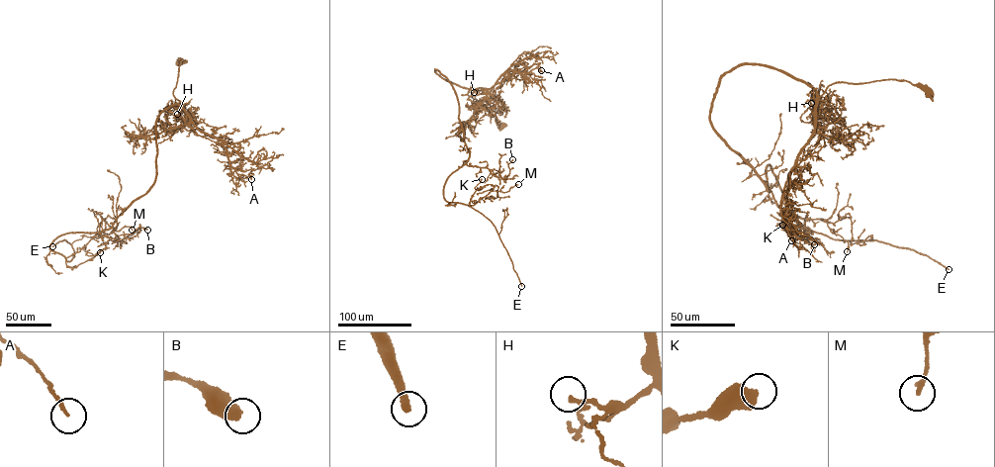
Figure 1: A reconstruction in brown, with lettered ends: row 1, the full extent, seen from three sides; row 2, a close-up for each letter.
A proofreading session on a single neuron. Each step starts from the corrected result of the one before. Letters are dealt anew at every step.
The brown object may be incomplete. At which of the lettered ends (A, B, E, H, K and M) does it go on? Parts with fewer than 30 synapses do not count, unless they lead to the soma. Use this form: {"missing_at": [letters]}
{"missing_at": ["E"]}

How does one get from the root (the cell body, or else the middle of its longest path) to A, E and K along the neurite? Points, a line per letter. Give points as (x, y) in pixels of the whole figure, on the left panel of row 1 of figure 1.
A: (181, 59), (173, 95), (191, 122), (203, 133), (221, 140), (229, 165), (235, 172), (251, 175), (251, 179)
E: (181, 59), (181, 105), (156, 123), (153, 185), (112, 227), (53, 240), (69, 261), (69, 242), (52, 246)
K: (181, 59), (181, 105), (157, 118), (150, 190), (112, 227), (49, 247), (71, 267), (100, 252)

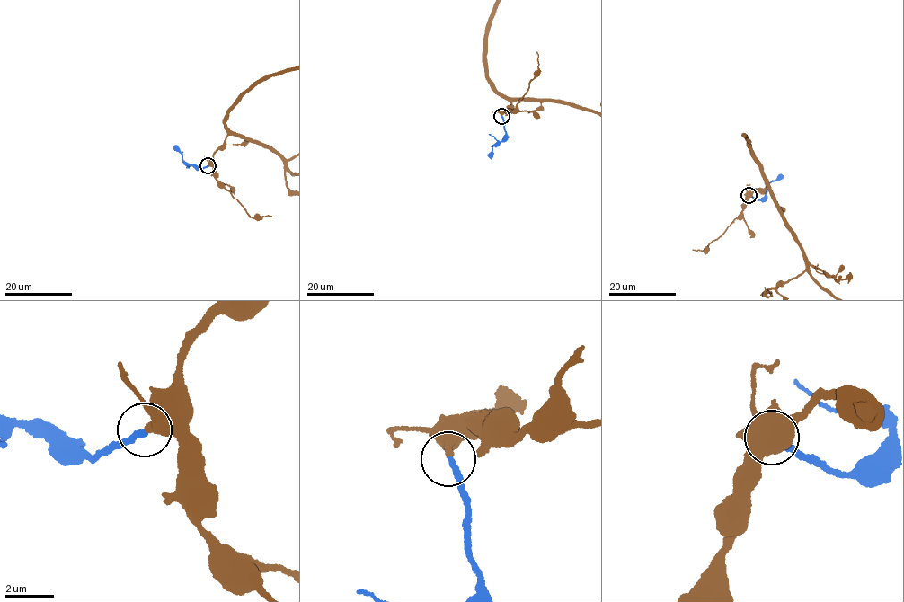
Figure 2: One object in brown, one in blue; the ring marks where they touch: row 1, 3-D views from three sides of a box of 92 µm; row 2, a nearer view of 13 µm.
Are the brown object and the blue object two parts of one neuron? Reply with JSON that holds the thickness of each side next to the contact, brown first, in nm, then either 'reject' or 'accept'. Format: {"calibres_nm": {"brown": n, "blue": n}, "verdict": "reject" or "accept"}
{"calibres_nm": {"brown": 360, "blue": 240}, "verdict": "accept"}

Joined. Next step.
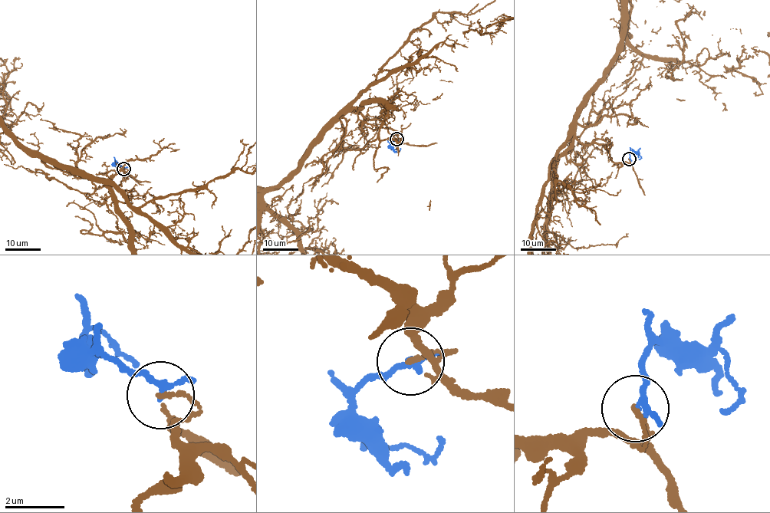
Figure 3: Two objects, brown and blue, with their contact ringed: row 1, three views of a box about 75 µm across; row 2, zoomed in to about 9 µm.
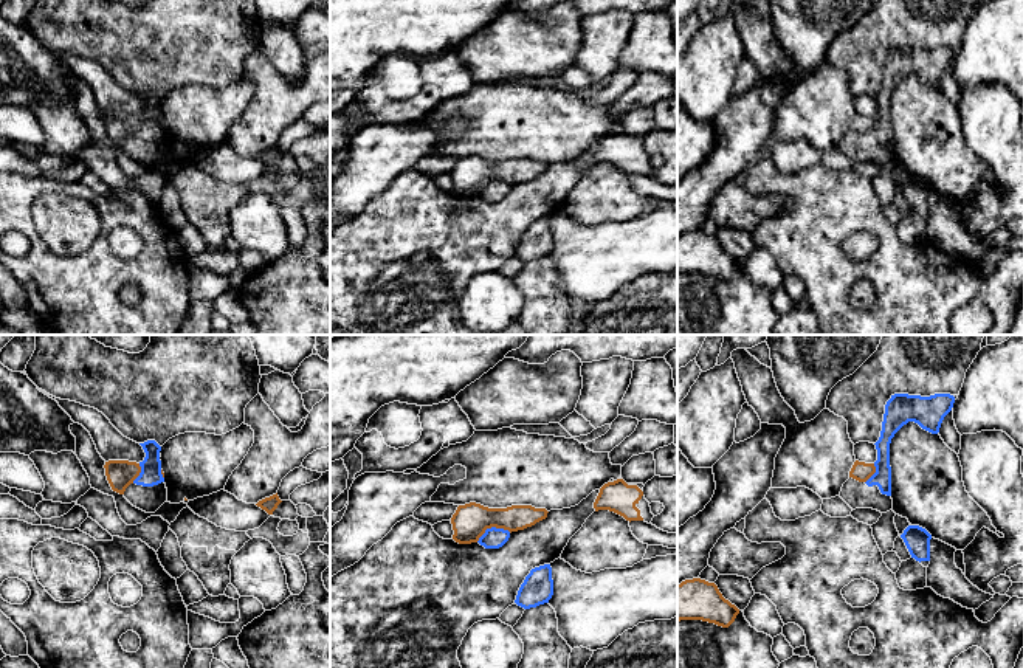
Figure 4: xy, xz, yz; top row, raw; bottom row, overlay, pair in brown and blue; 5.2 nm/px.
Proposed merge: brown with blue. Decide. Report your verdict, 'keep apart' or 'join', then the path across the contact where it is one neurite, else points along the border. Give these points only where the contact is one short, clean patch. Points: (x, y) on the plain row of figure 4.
keep apart | along xz (510, 185), (501, 180), (489, 180), (476, 194)

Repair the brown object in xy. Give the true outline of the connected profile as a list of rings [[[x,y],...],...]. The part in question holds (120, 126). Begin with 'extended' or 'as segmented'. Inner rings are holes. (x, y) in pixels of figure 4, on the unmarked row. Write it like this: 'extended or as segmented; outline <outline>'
as segmented; outline [[[108,113],[104,118],[107,133],[113,144],[124,147],[126,141],[140,129],[141,119],[129,113]]]

